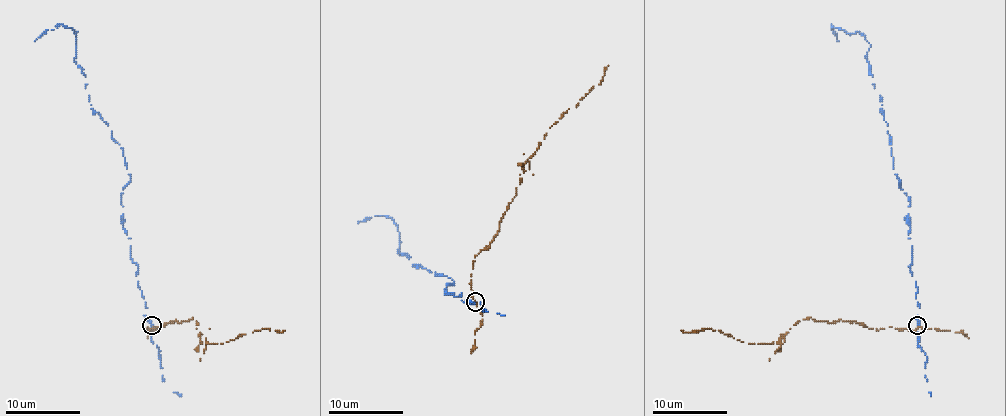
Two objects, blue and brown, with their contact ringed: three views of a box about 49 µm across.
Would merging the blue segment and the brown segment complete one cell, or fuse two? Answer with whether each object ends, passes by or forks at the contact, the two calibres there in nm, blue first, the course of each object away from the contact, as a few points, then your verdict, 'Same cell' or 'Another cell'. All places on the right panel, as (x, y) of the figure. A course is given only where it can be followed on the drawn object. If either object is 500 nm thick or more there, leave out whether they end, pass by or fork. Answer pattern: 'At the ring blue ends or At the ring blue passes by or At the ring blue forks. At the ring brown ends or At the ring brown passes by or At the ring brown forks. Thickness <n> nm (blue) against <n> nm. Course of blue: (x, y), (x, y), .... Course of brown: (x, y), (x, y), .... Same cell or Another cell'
At the ring blue passes by. At the ring brown ends. Thickness 240 nm (blue) against 180 nm. Course of blue: (918, 325), (910, 204), (893, 169), (882, 97), (867, 60), (871, 45), (857, 31), (831, 24), (839, 41). Course of brown: (918, 326), (878, 330), (854, 321), (807, 317), (777, 341), (765, 343), (741, 341), (711, 328), (681, 330). Another cell

